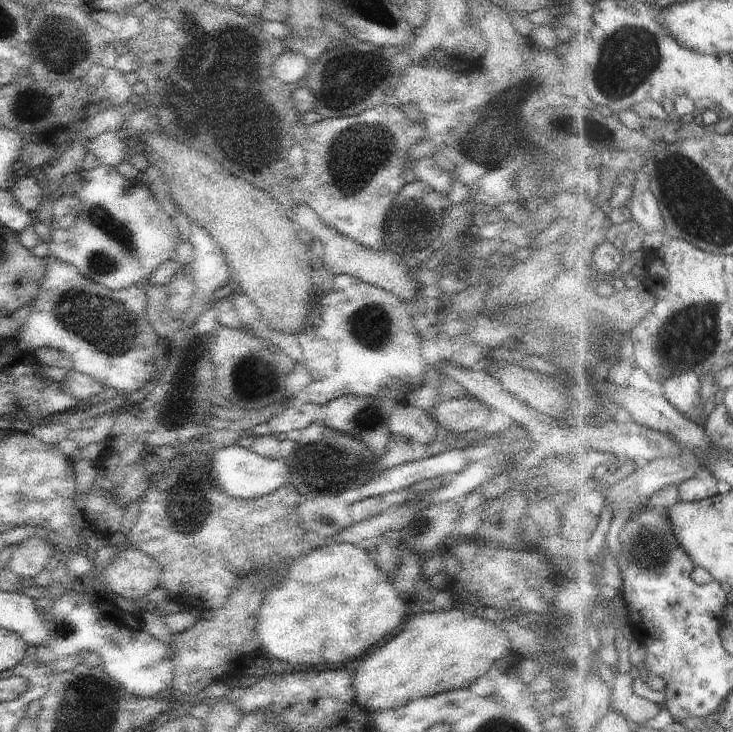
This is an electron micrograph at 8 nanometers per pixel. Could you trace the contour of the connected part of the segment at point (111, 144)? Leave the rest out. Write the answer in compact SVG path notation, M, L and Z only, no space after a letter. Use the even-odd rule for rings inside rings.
M108 131L92 138L86 146L86 152L98 156L102 163L117 168L130 156L123 136L119 132Z

